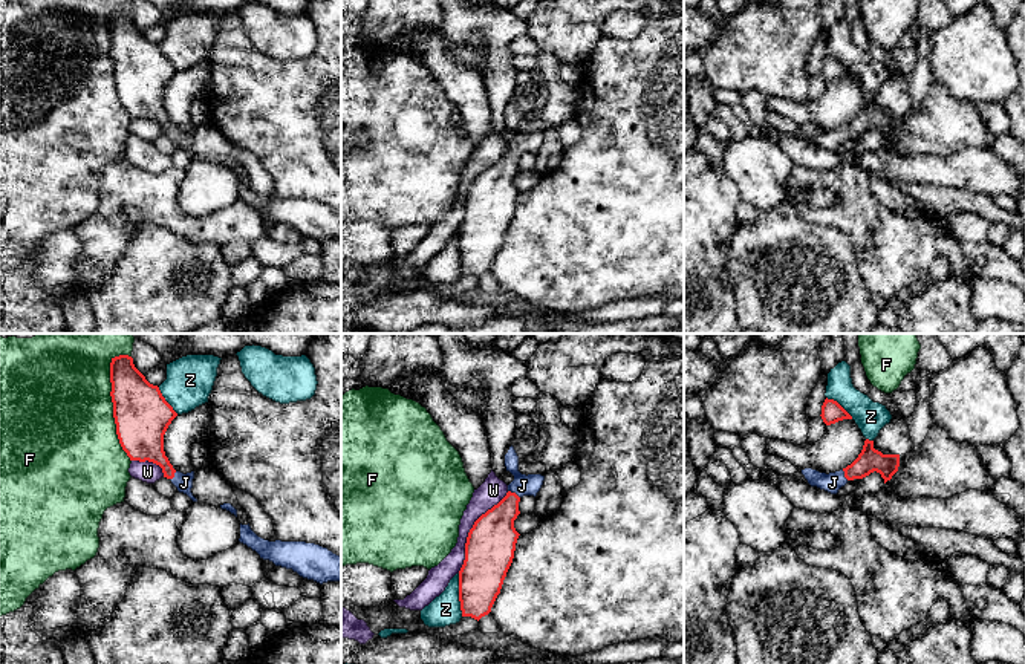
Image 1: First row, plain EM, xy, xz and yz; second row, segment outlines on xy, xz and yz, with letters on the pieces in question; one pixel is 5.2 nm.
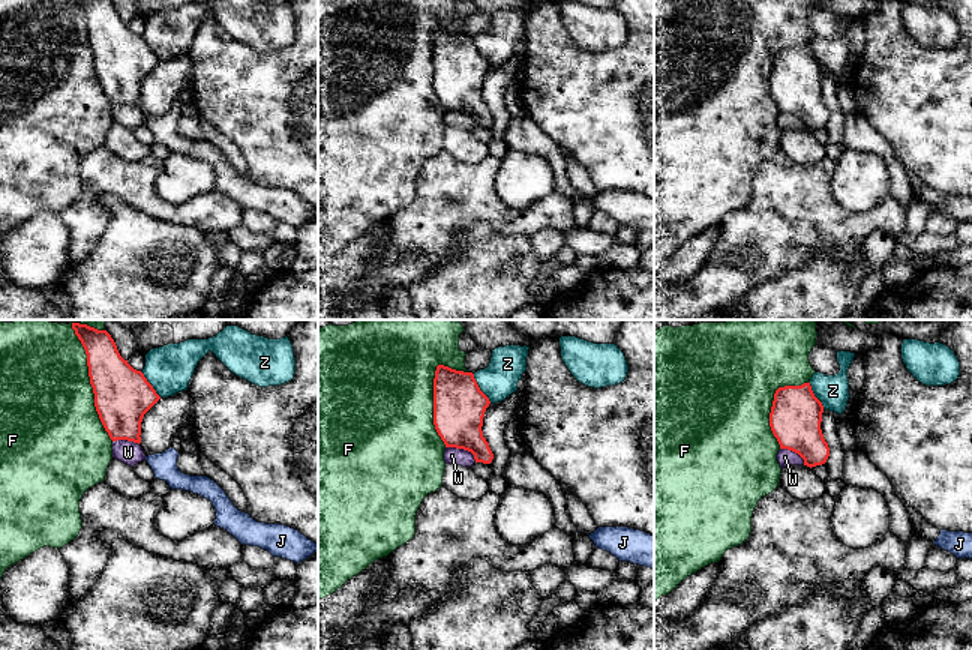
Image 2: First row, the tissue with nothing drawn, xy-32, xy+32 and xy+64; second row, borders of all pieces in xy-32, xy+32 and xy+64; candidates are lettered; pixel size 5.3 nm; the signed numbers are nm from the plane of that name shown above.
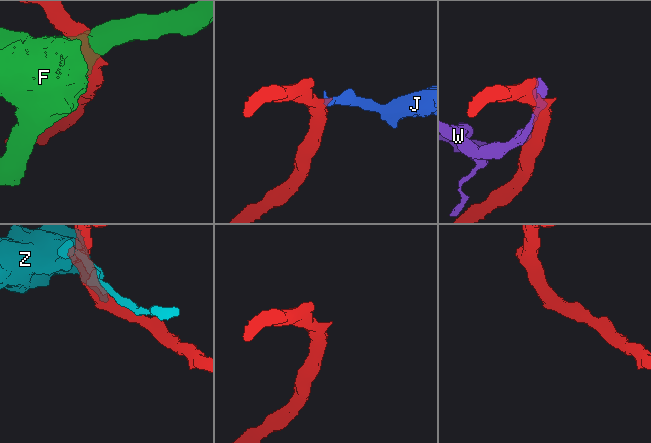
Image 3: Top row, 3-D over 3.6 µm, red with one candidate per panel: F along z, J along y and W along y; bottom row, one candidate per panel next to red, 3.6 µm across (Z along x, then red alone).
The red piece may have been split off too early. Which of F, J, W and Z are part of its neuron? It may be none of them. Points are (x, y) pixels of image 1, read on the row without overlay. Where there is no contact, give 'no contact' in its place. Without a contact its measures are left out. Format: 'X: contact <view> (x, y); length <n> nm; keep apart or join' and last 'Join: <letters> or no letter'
F: contact xy (113, 65); length 550 nm; keep apart
J: contact xz (514, 150); length 80 nm; join
W: contact xz (470, 188); length 500 nm; keep apart
Z: contact xz (459, 253); length 220 nm; keep apart
Join: J

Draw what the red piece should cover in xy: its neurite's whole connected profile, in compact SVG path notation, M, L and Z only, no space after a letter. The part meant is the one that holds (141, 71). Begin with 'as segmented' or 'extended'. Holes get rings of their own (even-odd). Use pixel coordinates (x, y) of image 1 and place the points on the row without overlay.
extended; M129 12L112 15L110 40L116 92L130 118L159 122L179 150L197 159L191 150L194 129L176 129L165 113L164 92L177 70L159 44L145 37Z

